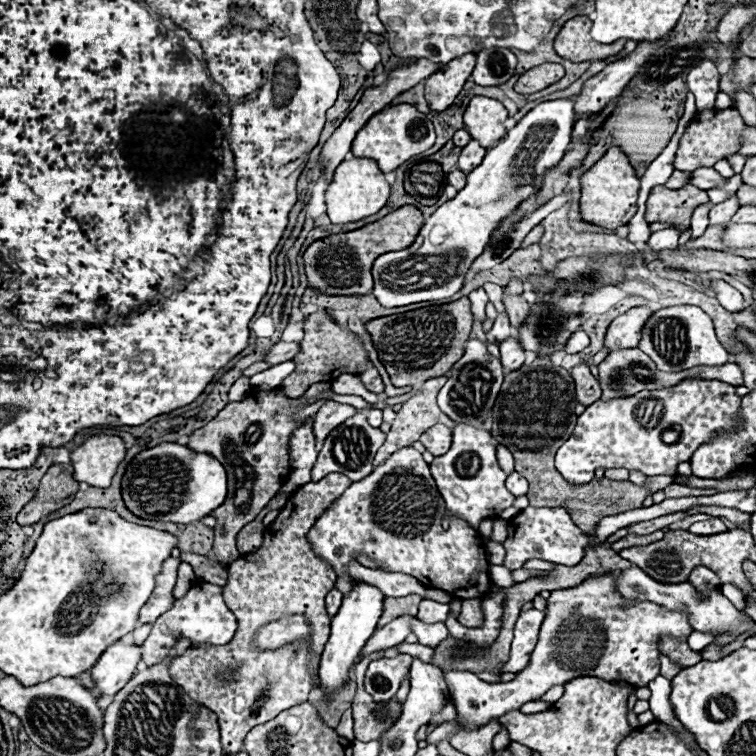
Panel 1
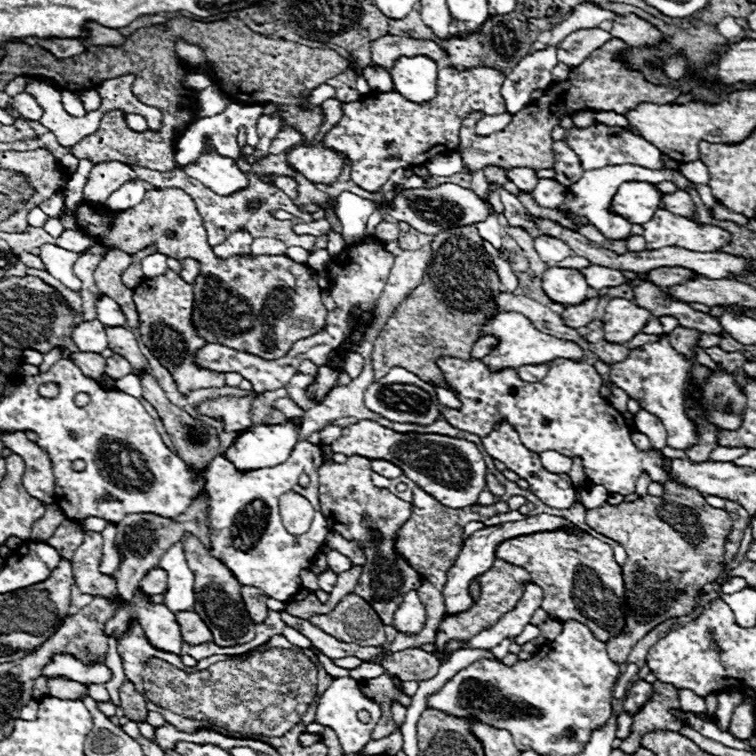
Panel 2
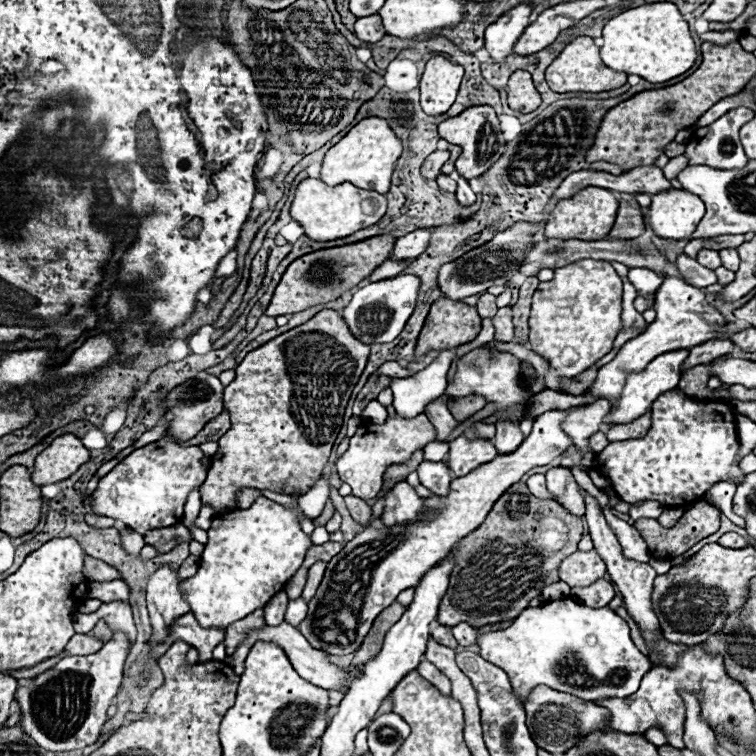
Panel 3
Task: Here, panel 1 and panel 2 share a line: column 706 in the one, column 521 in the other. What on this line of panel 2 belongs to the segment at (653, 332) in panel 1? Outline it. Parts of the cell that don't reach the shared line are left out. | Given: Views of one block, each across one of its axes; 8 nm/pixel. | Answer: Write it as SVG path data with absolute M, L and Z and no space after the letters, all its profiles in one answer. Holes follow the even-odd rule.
M500 312L496 314L488 326L484 328L484 334L500 334L500 344L496 346L496 350L492 350L492 354L488 354L484 360L486 366L490 366L492 372L504 370L504 368L520 368L526 364L546 364L552 362L556 358L572 358L572 360L582 360L584 354L580 352L580 346L576 346L574 342L564 342L558 338L552 338L548 334L538 332L528 318L524 318L522 314L516 312Z

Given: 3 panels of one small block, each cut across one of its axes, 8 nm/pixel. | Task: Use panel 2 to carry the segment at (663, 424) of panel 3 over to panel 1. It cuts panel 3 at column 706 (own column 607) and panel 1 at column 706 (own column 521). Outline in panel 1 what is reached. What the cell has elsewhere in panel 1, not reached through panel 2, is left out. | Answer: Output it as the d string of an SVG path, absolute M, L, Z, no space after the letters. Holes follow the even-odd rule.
M686 378L676 386L642 390L630 398L598 400L578 416L574 434L558 448L556 468L574 484L590 482L596 468L626 468L640 470L646 476L672 476L676 474L676 466L688 462L694 450L714 432L736 424L740 400L732 384L702 378ZM668 428L680 430L674 444L666 444L660 438Z

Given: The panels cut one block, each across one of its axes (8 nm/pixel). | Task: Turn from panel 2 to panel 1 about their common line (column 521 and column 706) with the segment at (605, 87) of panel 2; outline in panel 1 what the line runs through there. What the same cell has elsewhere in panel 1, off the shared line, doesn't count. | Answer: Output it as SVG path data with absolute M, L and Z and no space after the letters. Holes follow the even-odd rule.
M726 108L726 110L702 110L702 112L698 112L692 118L690 126L686 128L684 136L680 138L674 168L694 172L696 168L714 166L718 160L722 160L730 154L736 154L740 150L740 136L742 136L744 128L746 128L746 124L744 124L738 110Z

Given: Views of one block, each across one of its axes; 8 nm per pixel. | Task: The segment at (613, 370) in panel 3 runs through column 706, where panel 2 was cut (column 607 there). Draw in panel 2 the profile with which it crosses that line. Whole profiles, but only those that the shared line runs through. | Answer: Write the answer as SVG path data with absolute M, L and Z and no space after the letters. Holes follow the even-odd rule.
M614 298L608 302L602 322L604 322L604 340L612 344L626 344L648 324L652 314L624 298Z

